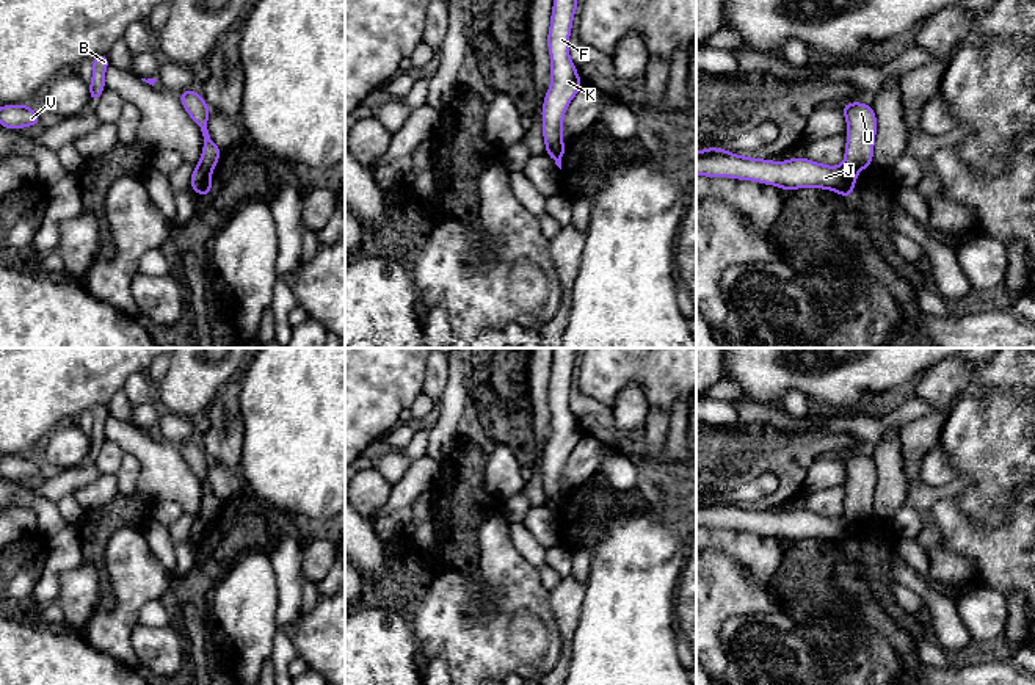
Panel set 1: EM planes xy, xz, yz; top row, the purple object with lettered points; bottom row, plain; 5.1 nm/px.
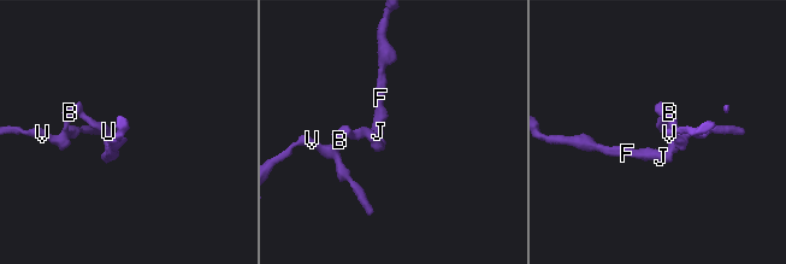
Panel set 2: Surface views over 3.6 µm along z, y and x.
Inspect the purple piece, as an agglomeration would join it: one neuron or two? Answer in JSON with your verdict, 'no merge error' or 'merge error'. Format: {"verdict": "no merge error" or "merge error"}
{"verdict": "merge error"}

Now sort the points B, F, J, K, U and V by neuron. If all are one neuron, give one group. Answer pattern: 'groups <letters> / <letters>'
groups B U V / F J K

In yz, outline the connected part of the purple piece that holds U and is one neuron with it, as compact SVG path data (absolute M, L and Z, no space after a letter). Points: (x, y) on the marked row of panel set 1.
M848 102L841 107L847 121L847 144L844 166L852 172L859 172L873 161L875 135L878 130L873 105Z

